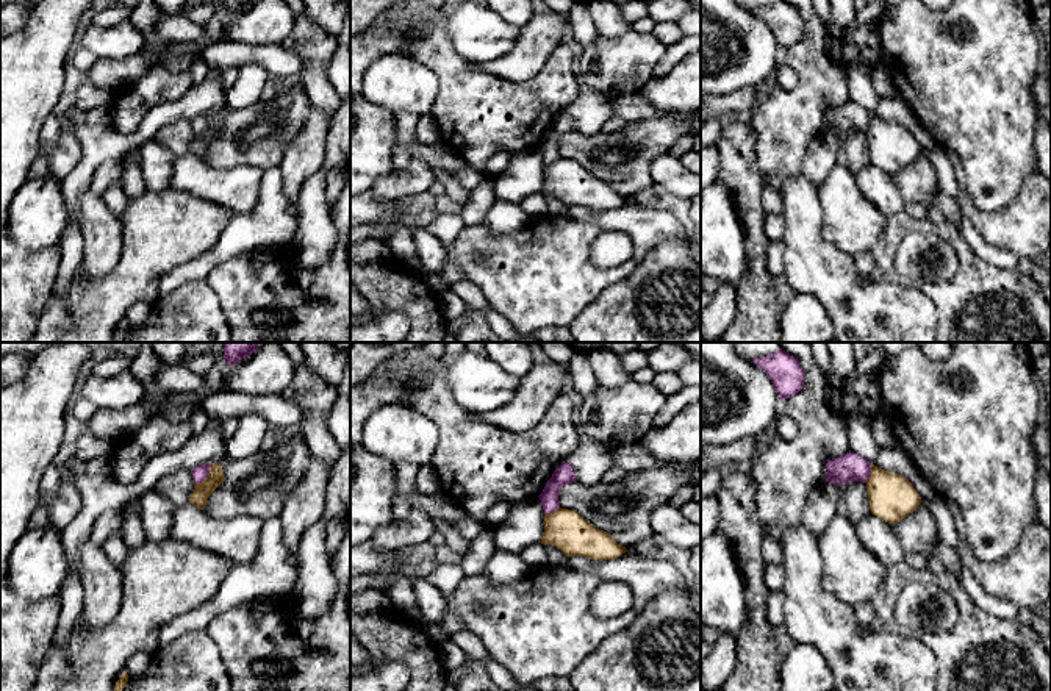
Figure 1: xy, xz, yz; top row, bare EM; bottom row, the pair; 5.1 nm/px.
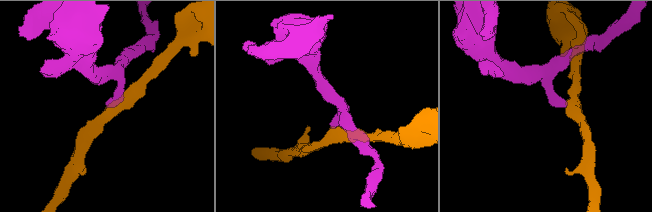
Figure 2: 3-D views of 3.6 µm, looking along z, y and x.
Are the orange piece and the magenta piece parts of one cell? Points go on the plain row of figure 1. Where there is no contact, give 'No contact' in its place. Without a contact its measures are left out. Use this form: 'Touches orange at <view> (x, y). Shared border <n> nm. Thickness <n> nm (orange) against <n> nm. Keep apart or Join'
Touches orange at xy (208, 125). Shared border 140 nm. Thickness 90 nm (orange) against 80 nm. Keep apart

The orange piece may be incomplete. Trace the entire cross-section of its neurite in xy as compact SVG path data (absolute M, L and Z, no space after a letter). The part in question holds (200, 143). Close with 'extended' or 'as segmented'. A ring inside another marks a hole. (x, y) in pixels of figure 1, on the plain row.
M211 113L210 124L202 133L194 133L189 153L203 159L211 142L224 131L224 119L219 113Z; as segmented

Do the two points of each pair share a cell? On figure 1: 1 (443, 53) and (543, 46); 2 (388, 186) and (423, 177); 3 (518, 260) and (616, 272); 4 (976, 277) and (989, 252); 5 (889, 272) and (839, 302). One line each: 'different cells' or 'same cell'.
1: different cells
2: same cell
3: same cell
4: different cells
5: different cells

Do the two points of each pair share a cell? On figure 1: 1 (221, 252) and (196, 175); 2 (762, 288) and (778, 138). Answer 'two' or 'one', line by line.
1: two
2: two

